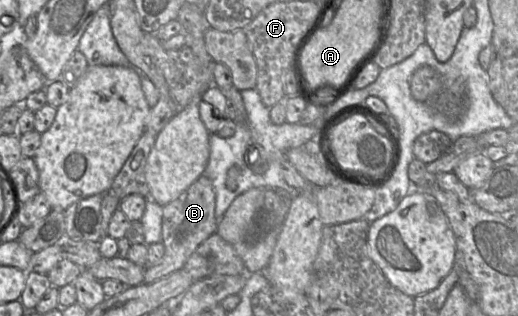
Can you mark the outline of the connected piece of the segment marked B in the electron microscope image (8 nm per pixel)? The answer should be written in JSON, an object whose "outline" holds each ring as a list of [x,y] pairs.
{"outline":[[[201,175],[176,200],[163,206],[162,243],[165,253],[158,265],[145,266],[143,283],[151,284],[181,270],[198,246],[212,234],[217,233],[217,227],[213,185],[210,179]]]}

